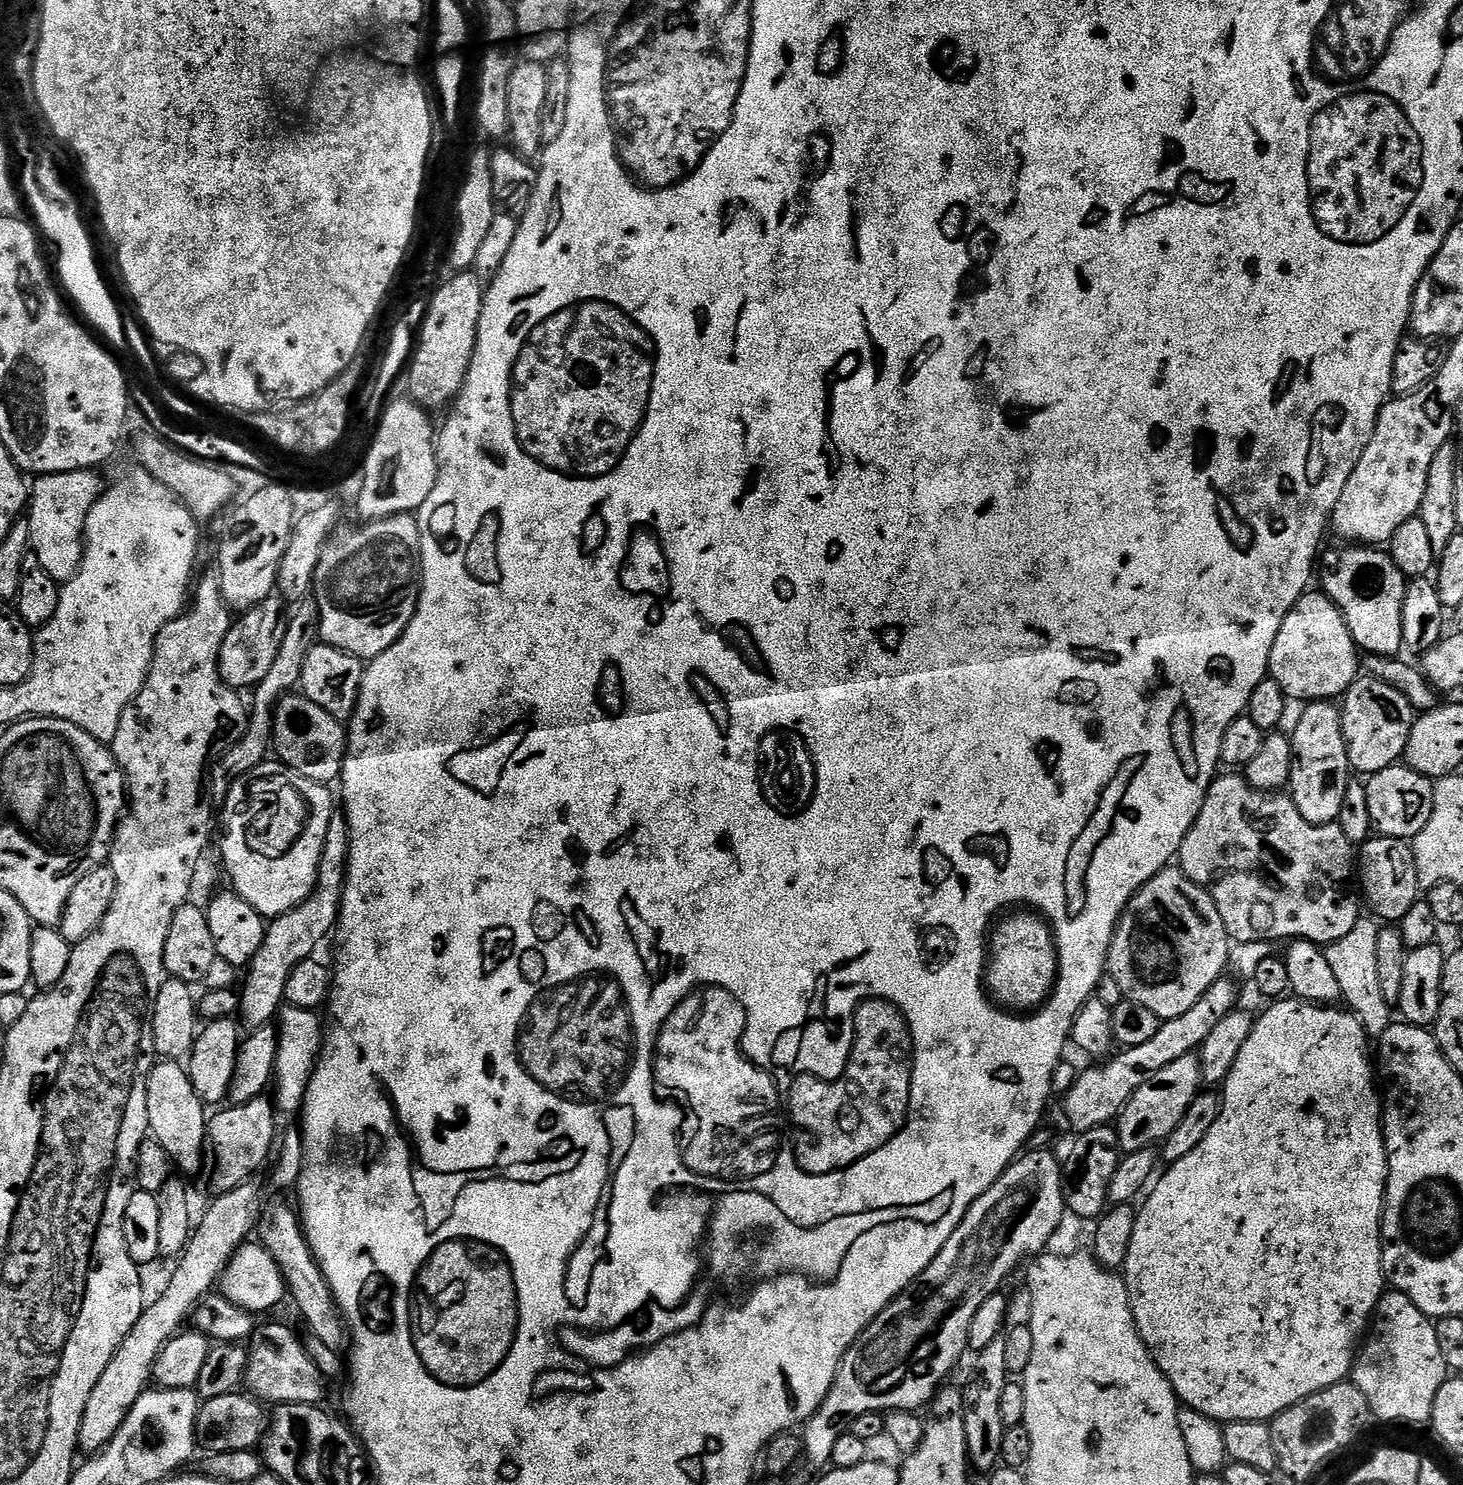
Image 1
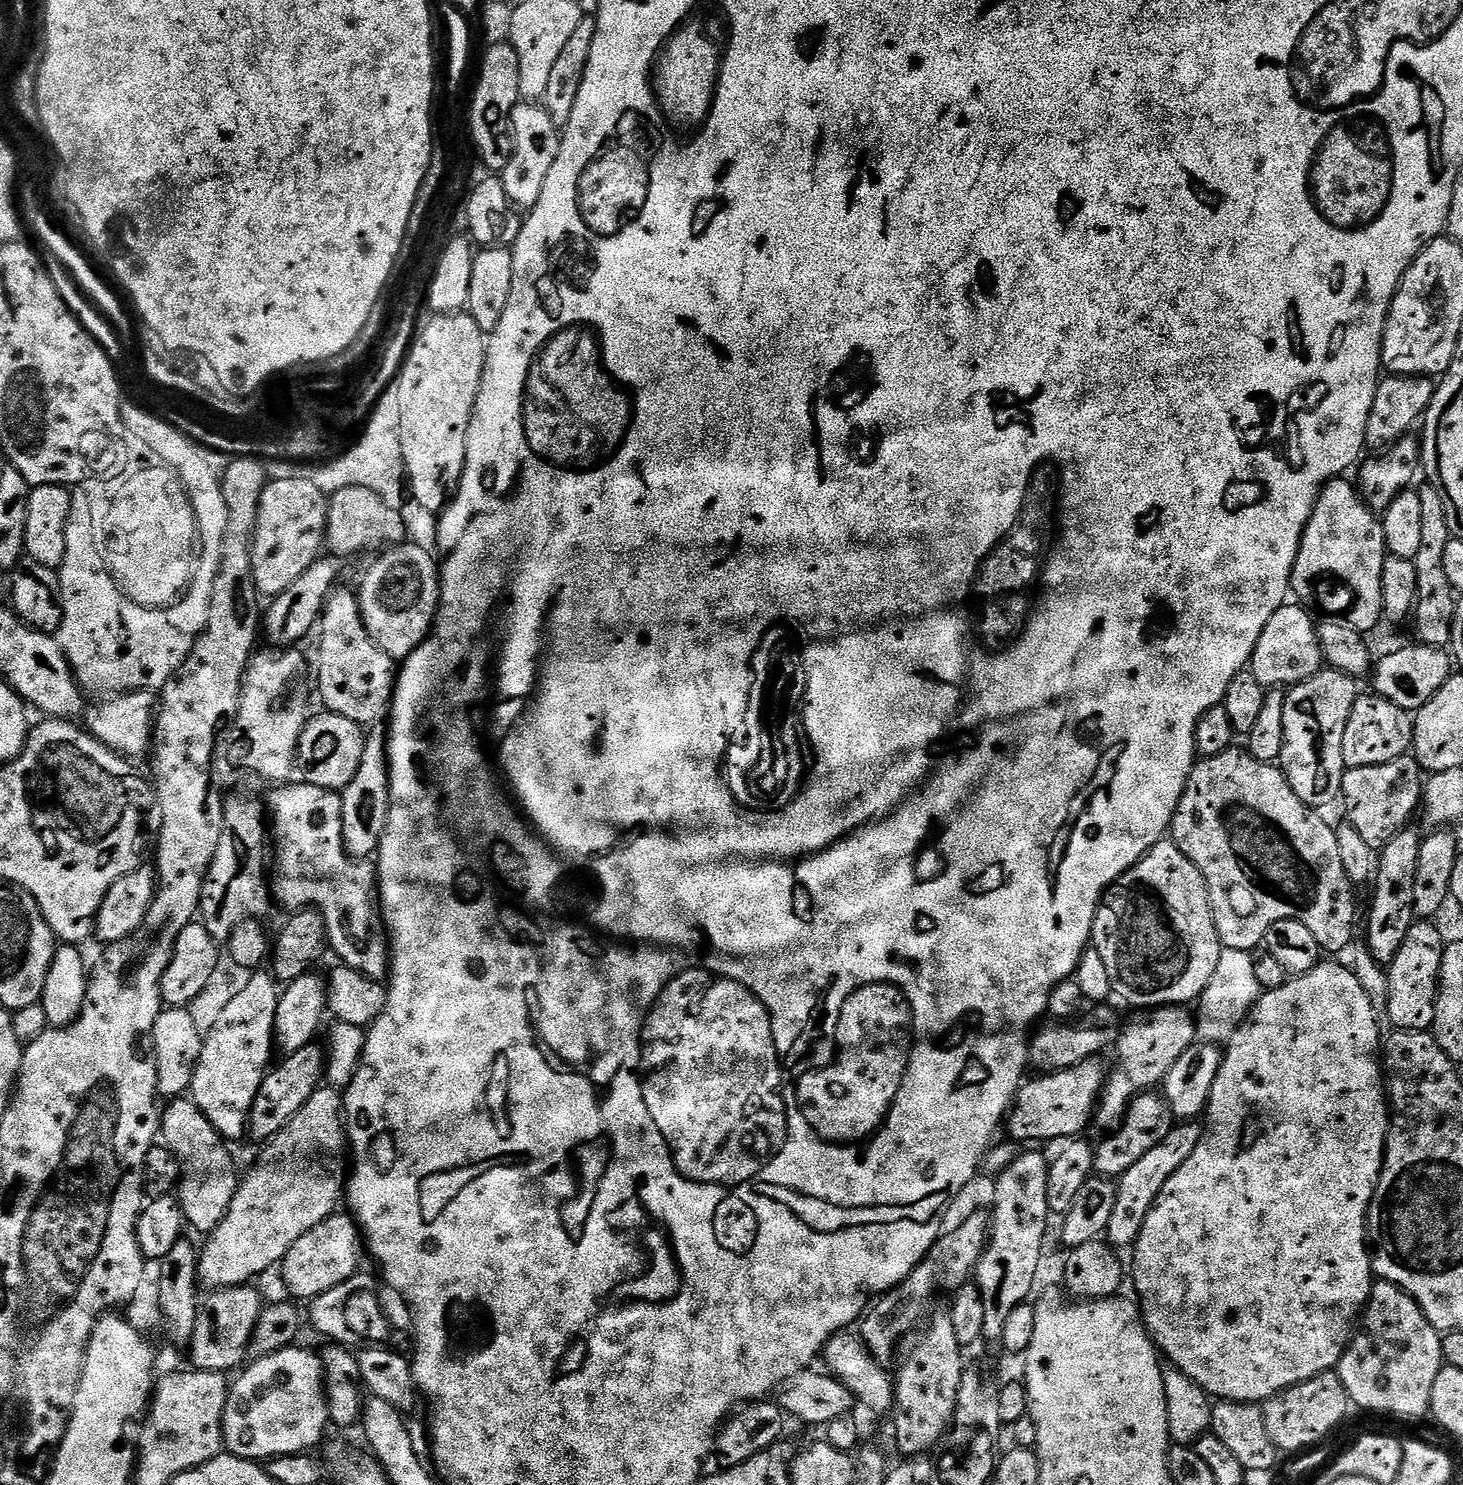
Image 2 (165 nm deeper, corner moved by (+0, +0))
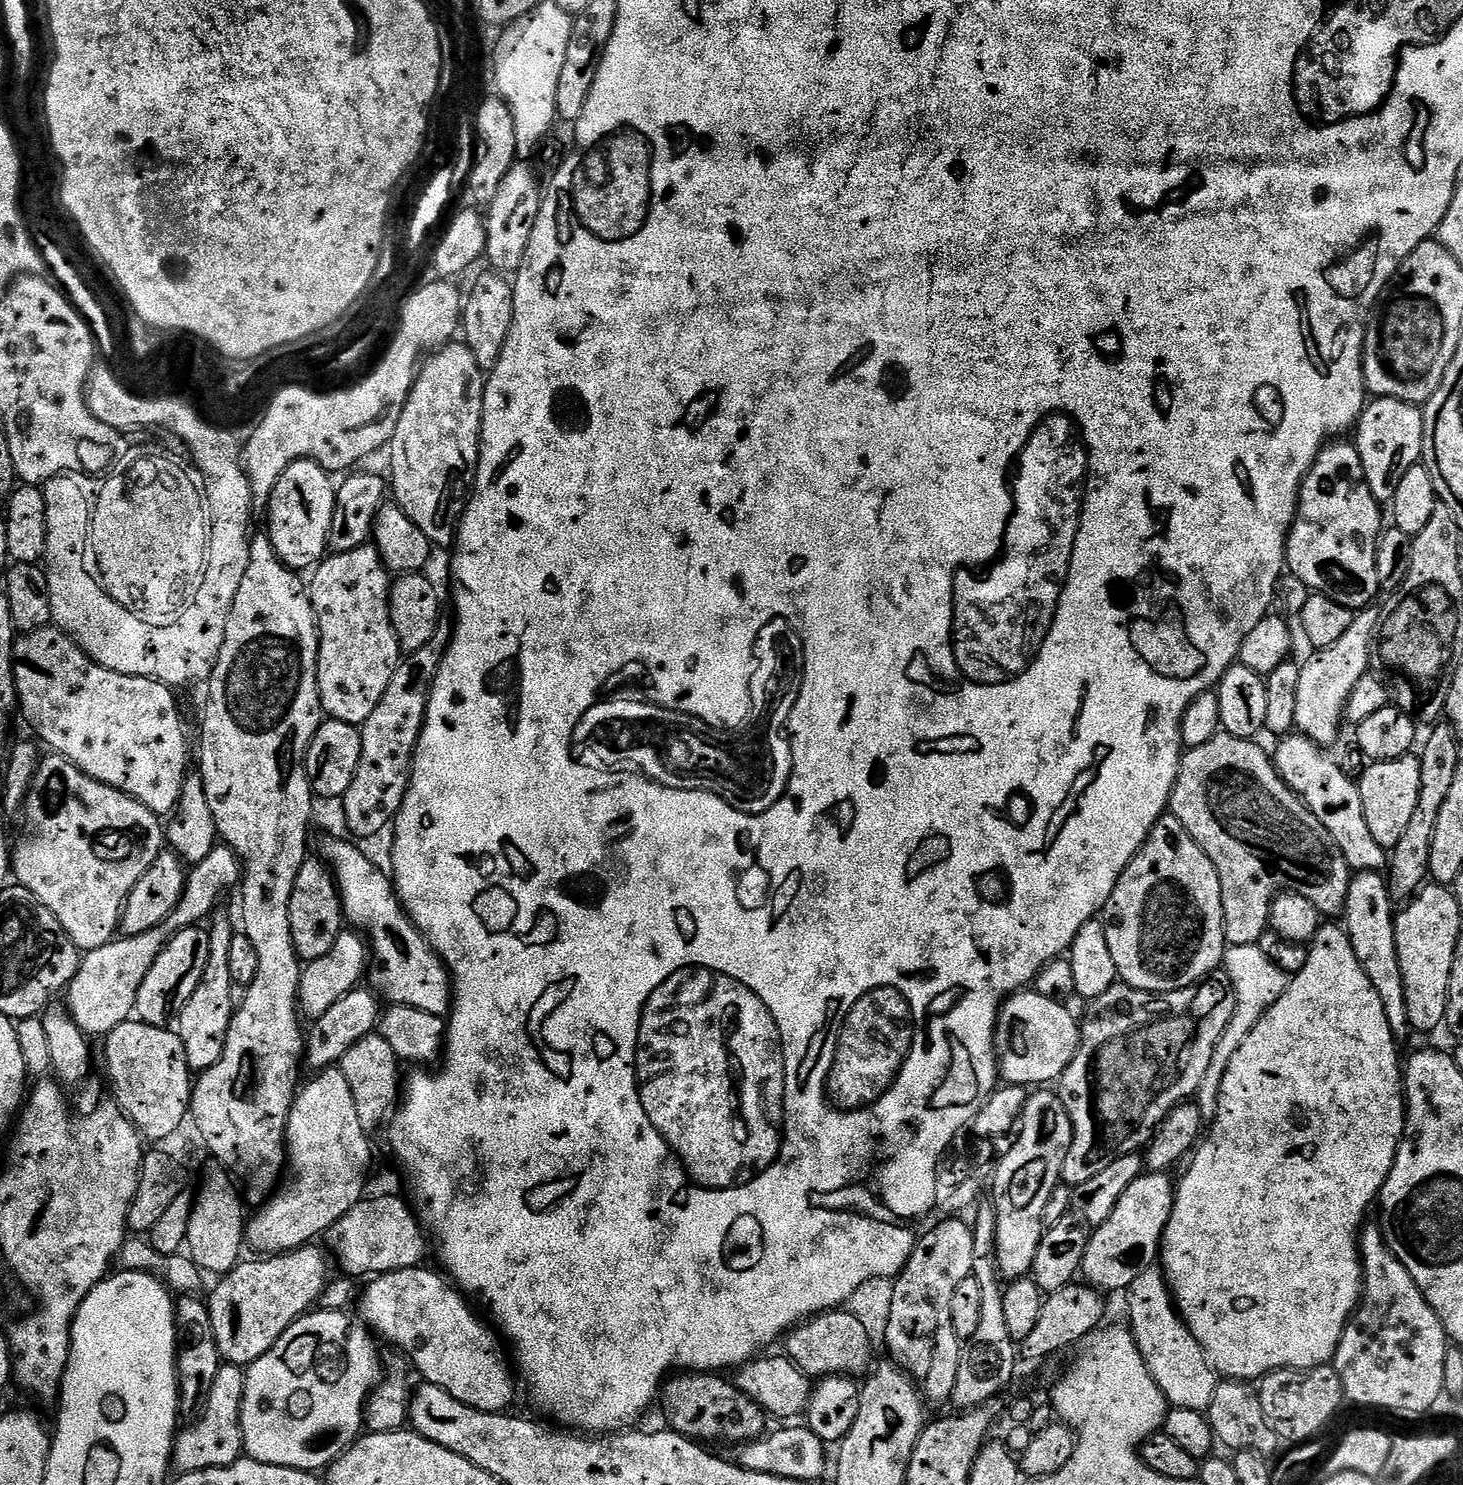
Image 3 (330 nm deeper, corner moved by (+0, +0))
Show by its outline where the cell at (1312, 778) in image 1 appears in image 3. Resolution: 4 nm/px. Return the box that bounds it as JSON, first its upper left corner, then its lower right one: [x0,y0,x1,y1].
[1295,606,1380,746]

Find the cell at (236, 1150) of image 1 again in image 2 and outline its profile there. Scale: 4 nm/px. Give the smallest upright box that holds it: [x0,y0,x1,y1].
[246,1042,326,1142]

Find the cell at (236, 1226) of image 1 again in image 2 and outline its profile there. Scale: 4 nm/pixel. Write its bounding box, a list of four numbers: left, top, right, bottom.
[198,1086,346,1290]

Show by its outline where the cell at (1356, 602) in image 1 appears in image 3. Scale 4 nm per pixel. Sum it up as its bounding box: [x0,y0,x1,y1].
[1286,442,1386,610]

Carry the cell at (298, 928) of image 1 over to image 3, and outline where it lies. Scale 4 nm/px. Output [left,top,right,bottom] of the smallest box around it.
[343,619,453,841]

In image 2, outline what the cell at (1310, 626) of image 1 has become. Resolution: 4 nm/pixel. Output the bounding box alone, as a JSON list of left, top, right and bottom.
[1250,602,1325,686]

